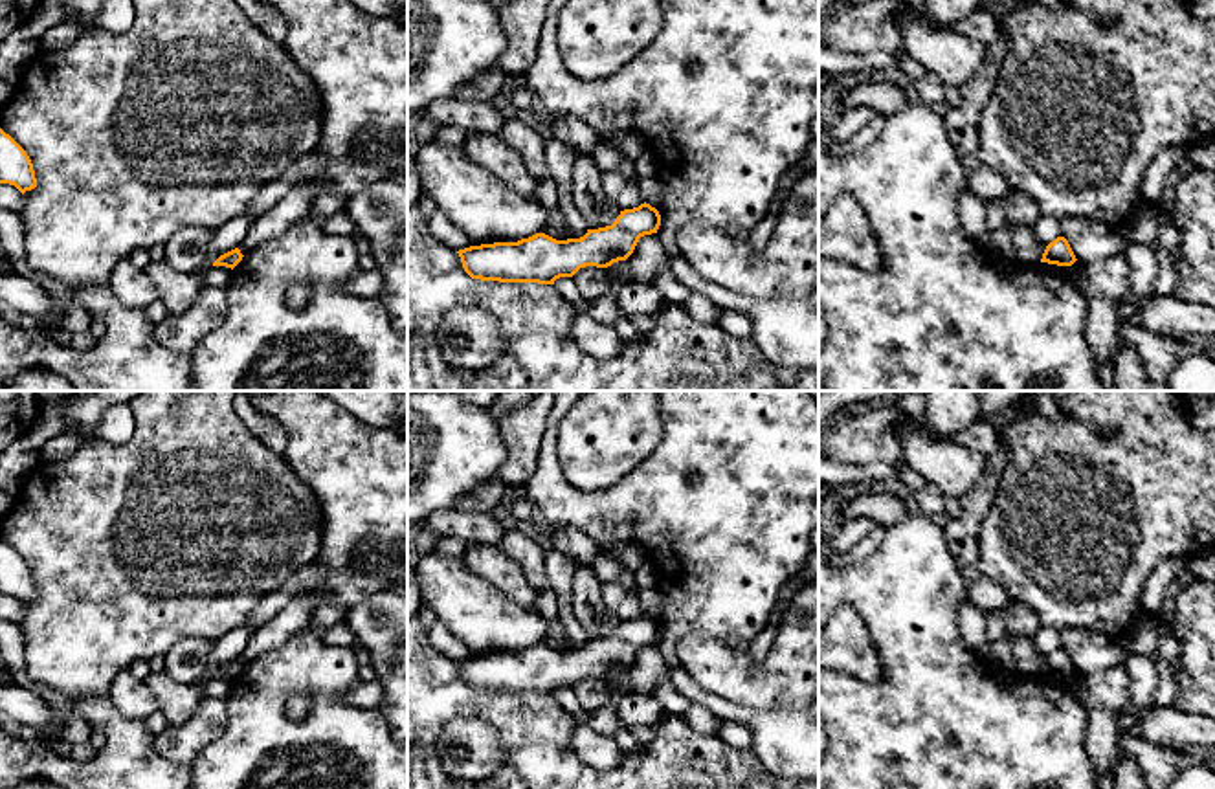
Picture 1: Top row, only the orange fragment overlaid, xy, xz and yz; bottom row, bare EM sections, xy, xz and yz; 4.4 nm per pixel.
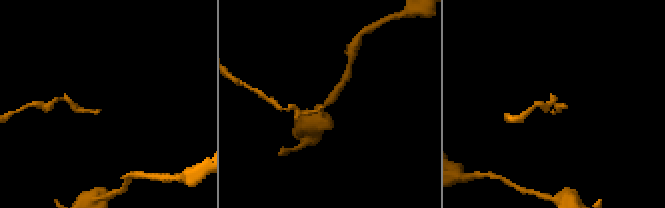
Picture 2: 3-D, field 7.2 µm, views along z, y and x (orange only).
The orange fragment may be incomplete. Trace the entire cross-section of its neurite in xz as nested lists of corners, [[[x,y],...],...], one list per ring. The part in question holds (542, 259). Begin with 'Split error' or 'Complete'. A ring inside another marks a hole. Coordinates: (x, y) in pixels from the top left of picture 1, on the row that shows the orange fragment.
Complete. [[[650,204],[624,209],[611,226],[587,229],[580,239],[556,240],[536,233],[518,242],[494,242],[459,250],[472,279],[554,284],[580,268],[608,268],[626,261],[641,237],[657,233],[661,215]]]

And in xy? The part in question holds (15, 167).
Complete. [[[0,128],[0,183],[15,185],[22,194],[37,187],[37,178],[29,156],[2,128]]]

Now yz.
Complete. [[[1057,237],[1053,242],[1050,242],[1041,259],[1041,262],[1057,266],[1072,266],[1076,261],[1077,259],[1065,237]]]

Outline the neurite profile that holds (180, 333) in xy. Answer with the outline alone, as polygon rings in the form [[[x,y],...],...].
[[[204,284],[195,305],[182,314],[167,314],[154,327],[154,336],[165,349],[189,356],[202,338],[224,323],[226,314],[226,288]]]

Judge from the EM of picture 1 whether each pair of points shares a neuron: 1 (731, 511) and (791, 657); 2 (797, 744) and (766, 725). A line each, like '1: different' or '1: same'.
1: different
2: same

